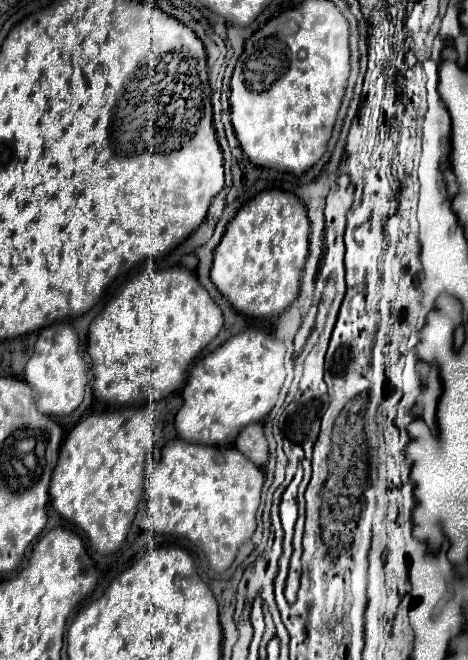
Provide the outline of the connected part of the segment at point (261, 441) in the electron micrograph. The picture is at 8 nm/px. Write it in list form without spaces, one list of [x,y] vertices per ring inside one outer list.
[[[259,422],[249,424],[241,430],[235,440],[239,452],[243,452],[253,464],[265,466],[267,464],[267,438],[263,434],[263,426]]]

